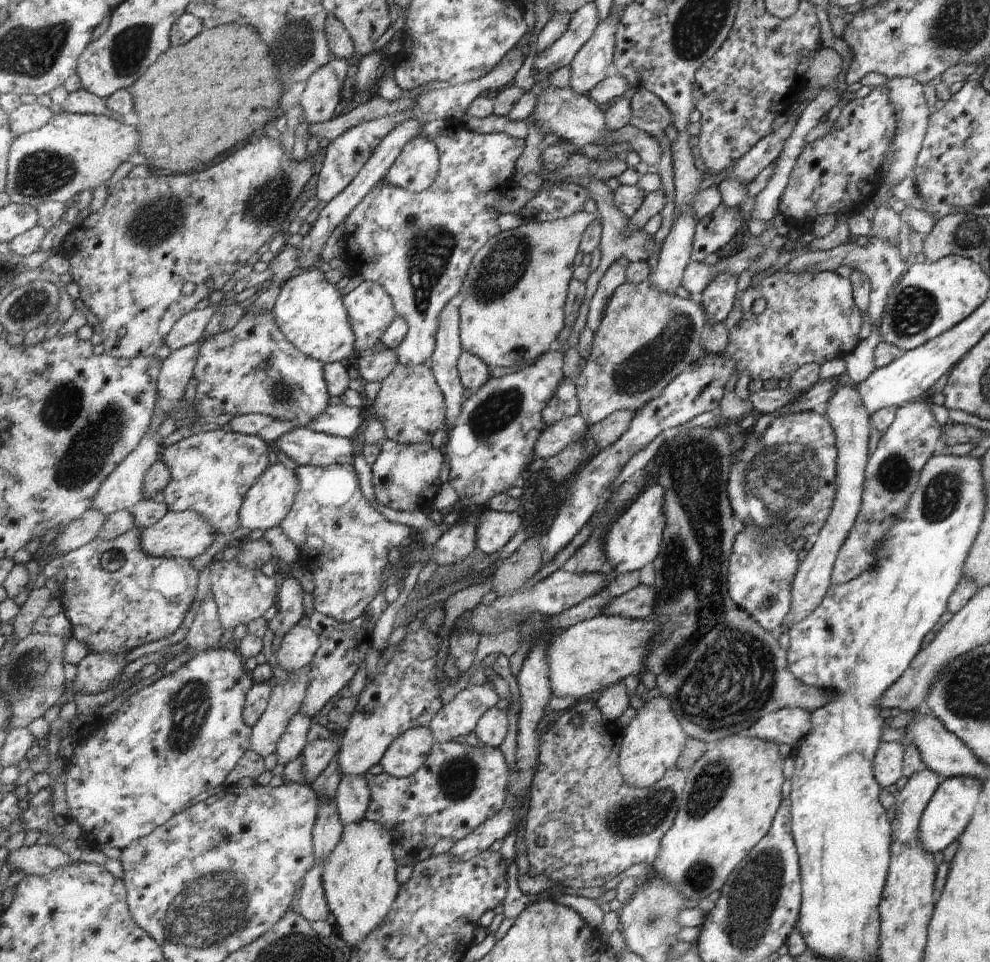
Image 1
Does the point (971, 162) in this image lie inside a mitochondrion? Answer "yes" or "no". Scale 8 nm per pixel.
no

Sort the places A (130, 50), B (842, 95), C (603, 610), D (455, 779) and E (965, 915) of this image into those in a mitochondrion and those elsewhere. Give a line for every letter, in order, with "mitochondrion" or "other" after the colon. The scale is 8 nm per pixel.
A: mitochondrion
B: other
C: other
D: mitochondrion
E: other

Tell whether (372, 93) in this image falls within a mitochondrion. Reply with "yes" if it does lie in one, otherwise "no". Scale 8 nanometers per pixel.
no

